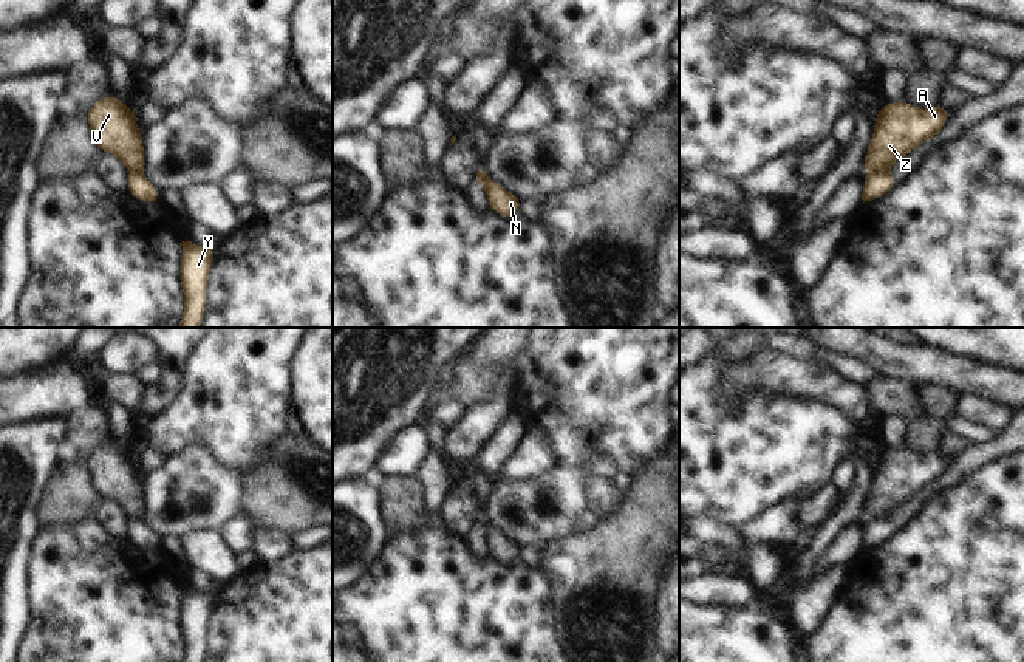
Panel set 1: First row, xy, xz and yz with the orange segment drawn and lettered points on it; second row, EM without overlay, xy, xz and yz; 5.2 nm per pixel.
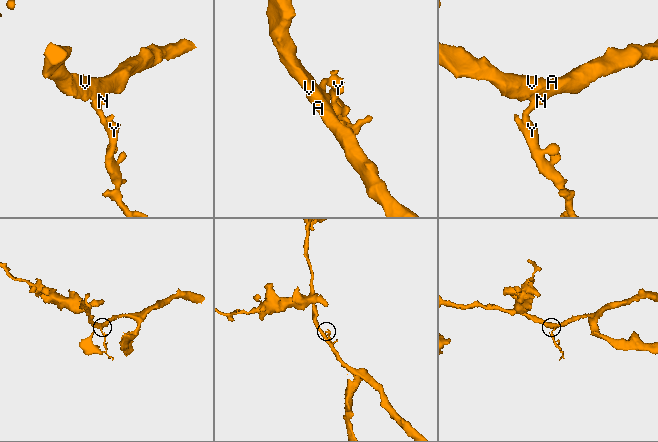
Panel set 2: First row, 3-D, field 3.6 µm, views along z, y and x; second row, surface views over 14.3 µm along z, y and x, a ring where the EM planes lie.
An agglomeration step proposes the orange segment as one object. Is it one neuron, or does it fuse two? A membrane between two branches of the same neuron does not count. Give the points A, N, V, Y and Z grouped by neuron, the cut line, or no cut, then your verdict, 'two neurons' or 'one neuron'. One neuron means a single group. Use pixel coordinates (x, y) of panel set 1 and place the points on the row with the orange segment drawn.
A N V Z / Y | yz (884, 170), (870, 174) | two neurons

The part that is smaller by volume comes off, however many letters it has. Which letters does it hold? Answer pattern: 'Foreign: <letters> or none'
Foreign: Y

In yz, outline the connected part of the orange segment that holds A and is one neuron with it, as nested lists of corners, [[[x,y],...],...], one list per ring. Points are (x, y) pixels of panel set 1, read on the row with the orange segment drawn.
[[[902,99],[883,105],[877,110],[863,167],[869,173],[893,169],[902,156],[939,135],[950,114],[939,104],[917,108]]]

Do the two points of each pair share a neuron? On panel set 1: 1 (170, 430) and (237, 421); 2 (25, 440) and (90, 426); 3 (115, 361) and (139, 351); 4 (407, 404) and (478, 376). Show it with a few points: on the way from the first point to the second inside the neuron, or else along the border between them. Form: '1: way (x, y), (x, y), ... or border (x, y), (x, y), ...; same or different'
1: way (187, 421), (220, 421); same
2: border (67, 419), (64, 450); different
3: way (121, 354), (133, 351); same
4: border (464, 351), (453, 361), (441, 384); different

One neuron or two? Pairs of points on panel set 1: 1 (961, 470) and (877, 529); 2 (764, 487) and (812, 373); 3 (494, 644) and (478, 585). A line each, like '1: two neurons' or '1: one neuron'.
1: one neuron
2: two neurons
3: one neuron

